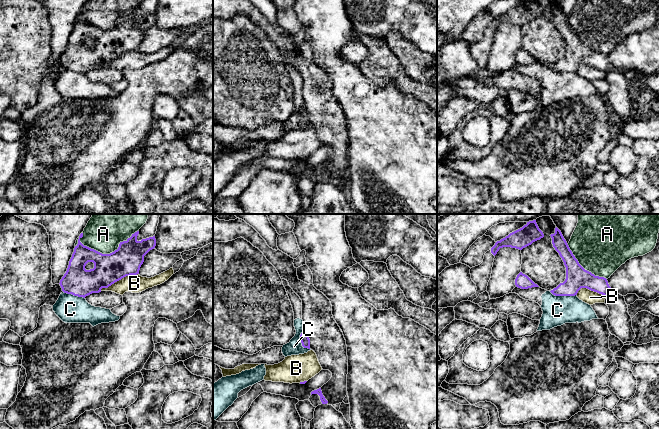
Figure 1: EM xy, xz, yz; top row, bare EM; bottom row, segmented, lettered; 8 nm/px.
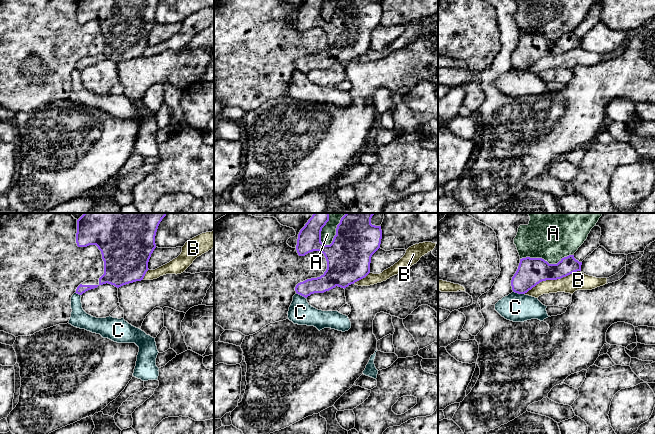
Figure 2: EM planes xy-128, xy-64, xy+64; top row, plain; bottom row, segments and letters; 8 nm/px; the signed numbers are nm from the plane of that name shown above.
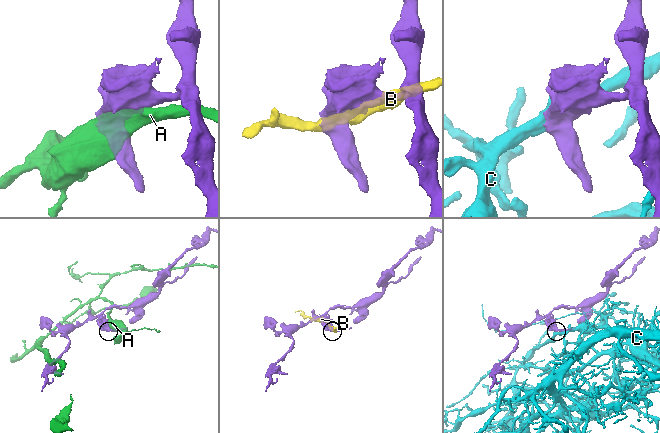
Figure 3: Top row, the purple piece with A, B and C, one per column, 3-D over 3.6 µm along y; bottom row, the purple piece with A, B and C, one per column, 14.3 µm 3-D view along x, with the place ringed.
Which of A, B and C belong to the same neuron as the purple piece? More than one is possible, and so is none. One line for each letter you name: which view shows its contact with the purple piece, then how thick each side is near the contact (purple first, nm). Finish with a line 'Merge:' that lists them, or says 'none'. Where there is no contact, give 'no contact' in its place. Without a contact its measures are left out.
Merge: none

